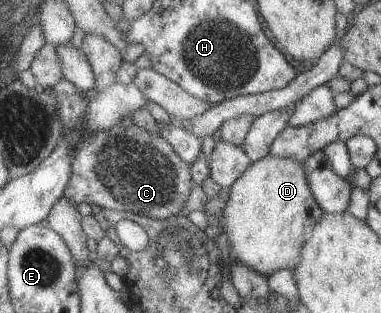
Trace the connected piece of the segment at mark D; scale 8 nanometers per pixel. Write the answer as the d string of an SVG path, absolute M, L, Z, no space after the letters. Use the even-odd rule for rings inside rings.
M266 155L263 159L253 162L231 188L222 223L230 241L231 252L235 252L242 262L267 277L278 269L294 271L300 264L303 244L313 235L313 228L326 214L309 183L305 162L300 162L297 158Z

